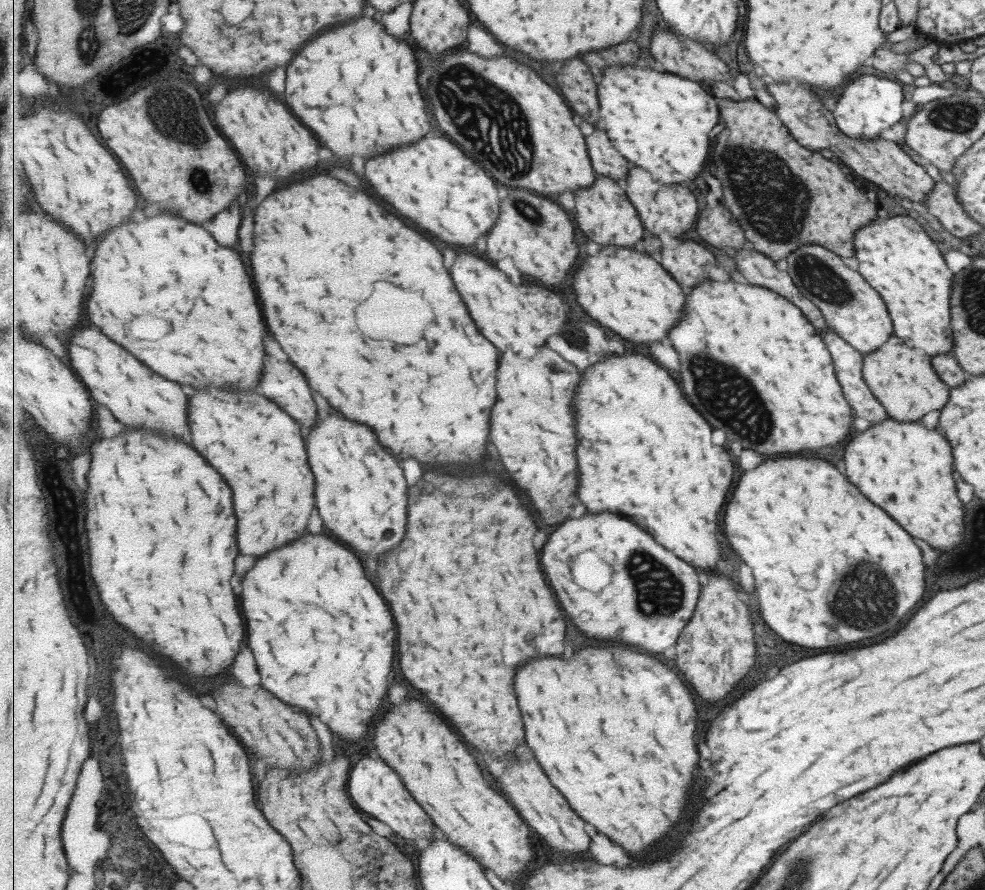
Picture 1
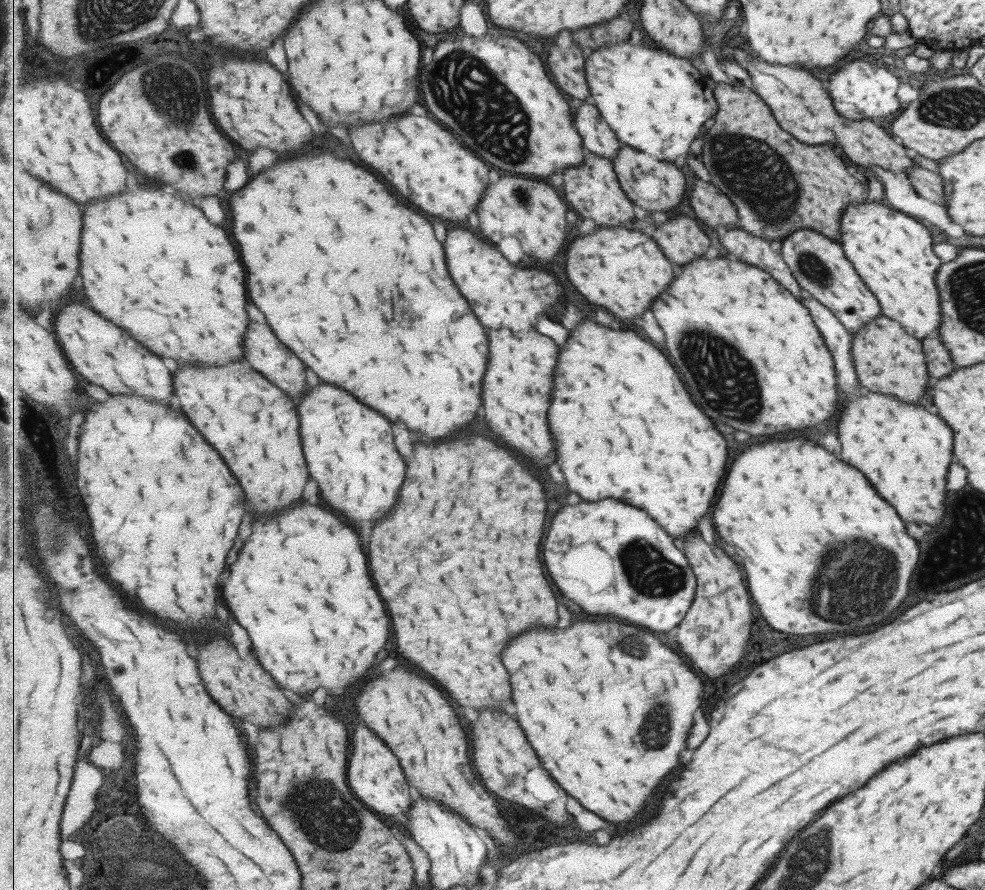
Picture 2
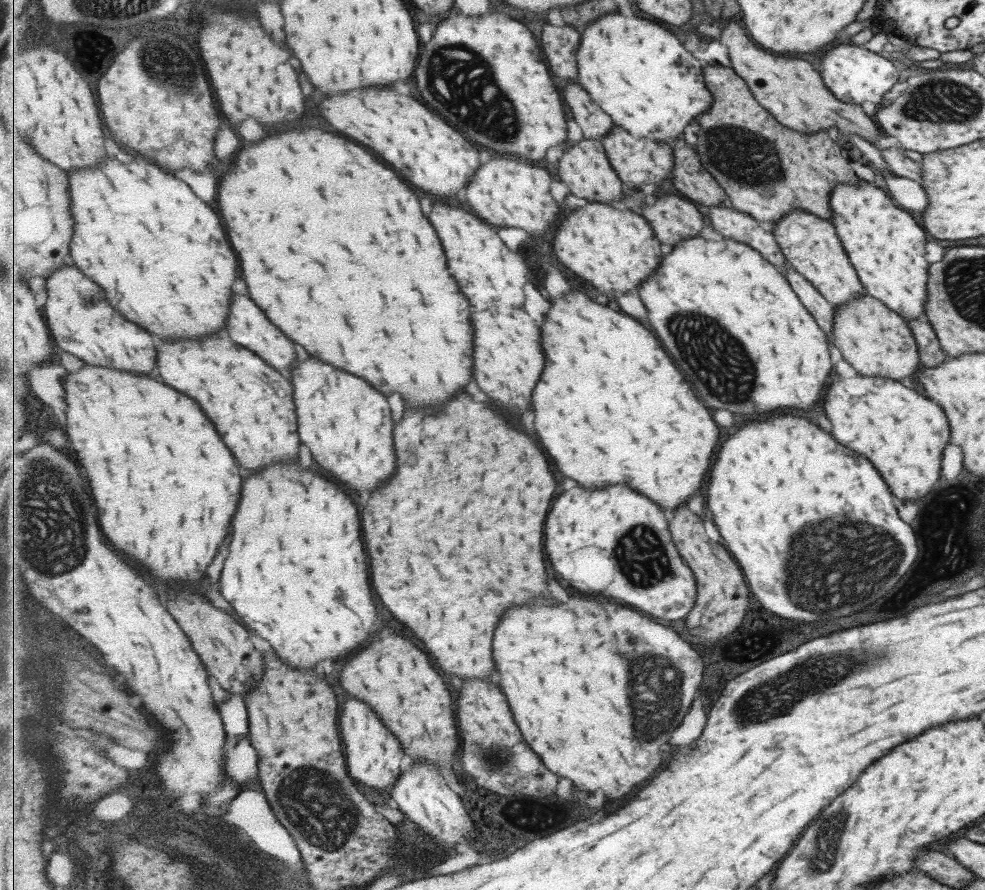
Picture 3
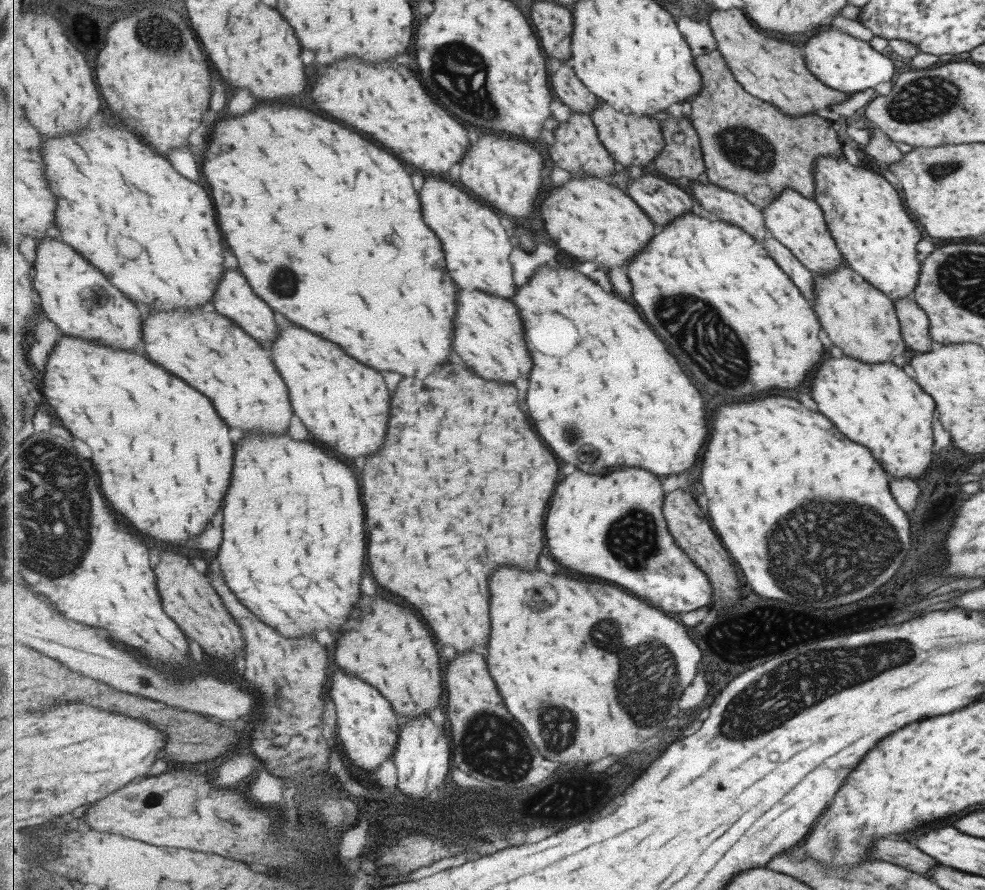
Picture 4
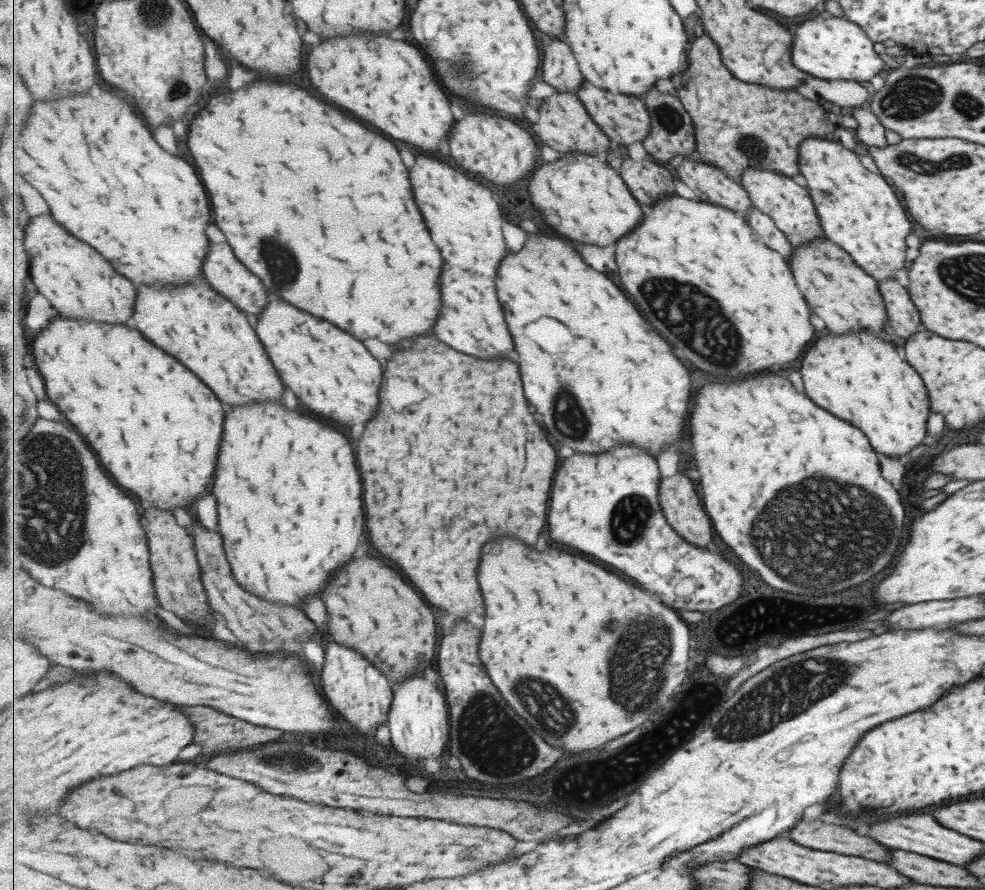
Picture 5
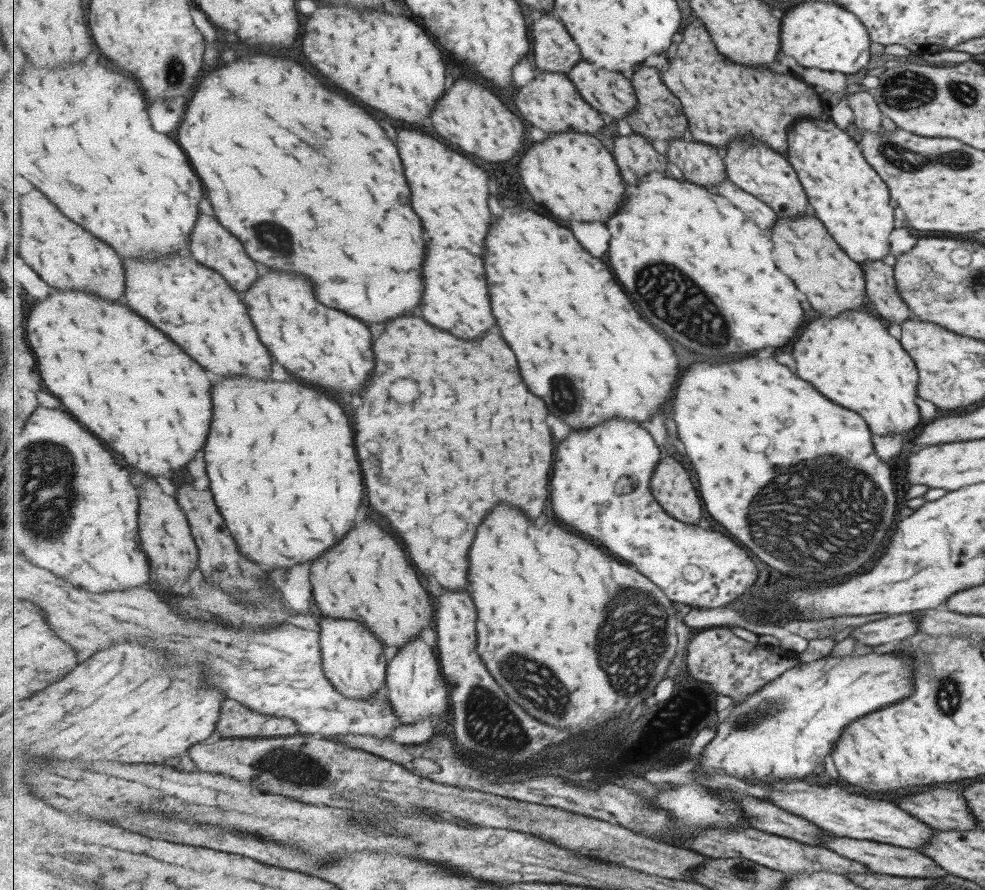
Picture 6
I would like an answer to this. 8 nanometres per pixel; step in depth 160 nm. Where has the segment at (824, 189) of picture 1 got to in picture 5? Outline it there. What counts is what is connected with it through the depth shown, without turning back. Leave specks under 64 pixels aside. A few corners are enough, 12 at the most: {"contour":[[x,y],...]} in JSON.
{"contour":[[705,32],[677,96],[701,161],[799,173],[825,114],[796,88],[743,82]]}

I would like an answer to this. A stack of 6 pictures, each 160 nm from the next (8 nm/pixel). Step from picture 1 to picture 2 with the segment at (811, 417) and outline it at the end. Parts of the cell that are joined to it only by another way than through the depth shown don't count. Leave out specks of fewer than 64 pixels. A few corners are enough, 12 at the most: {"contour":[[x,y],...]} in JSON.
{"contour":[[730,254],[659,304],[699,408],[755,438],[825,424],[806,305]]}

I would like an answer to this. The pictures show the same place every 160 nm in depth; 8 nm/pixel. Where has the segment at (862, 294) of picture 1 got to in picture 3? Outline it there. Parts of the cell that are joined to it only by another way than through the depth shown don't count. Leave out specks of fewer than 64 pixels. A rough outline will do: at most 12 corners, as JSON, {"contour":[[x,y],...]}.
{"contour":[[829,220],[769,227],[786,262],[842,306],[865,293]]}

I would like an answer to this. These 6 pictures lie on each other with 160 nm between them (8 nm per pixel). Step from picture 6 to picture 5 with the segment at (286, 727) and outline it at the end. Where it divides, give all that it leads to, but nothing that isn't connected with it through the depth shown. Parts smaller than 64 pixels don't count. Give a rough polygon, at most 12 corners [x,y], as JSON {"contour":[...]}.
{"contour":[[209,706],[183,707],[205,756],[271,742],[283,730]]}

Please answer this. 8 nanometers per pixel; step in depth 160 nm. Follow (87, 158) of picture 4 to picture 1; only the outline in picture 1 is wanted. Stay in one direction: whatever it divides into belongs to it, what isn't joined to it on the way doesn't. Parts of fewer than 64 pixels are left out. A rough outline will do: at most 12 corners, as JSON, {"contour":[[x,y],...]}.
{"contour":[[171,214],[93,246],[88,318],[195,390],[257,388],[241,264]]}

